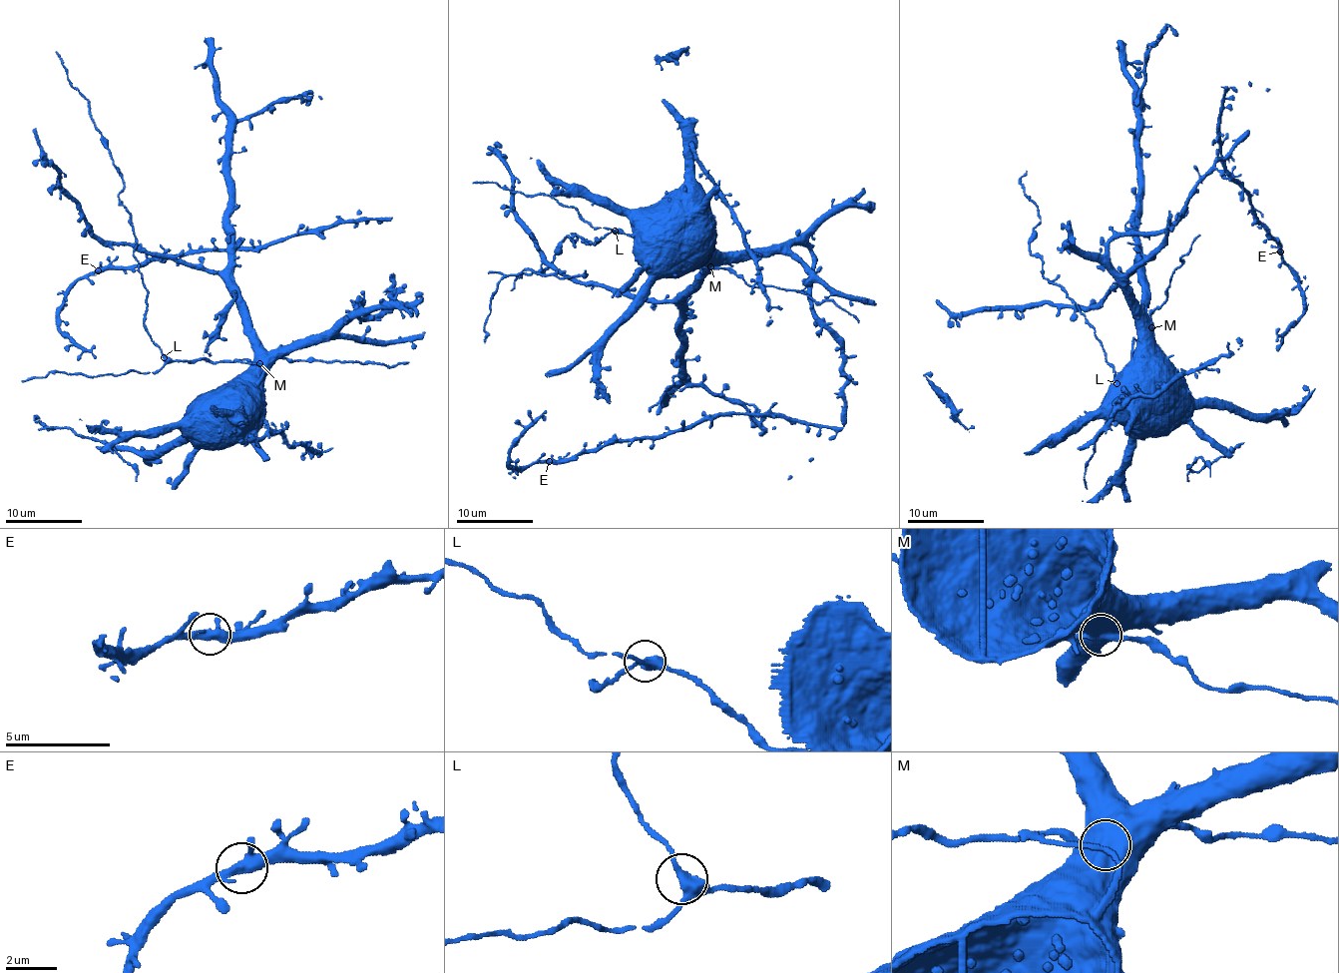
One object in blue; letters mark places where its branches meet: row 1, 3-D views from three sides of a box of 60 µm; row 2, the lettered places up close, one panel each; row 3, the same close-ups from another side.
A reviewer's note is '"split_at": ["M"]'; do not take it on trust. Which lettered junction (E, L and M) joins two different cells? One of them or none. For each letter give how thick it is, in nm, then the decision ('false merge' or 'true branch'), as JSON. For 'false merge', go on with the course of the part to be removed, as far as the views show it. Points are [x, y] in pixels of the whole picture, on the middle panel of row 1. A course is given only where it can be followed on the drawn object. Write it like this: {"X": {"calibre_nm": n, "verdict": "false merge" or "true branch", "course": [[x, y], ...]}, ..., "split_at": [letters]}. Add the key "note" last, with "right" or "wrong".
{"E": {"calibre_nm": 360, "verdict": "true branch"}, "L": {"calibre_nm": 360, "verdict": "true branch"}, "M": {"calibre_nm": 500, "verdict": "false merge", "course": [[711, 265], [700, 288], [679, 300], [632, 298], [566, 278], [514, 211], [512, 173], [490, 147]]}, "split_at": ["M"], "note": "right"}

